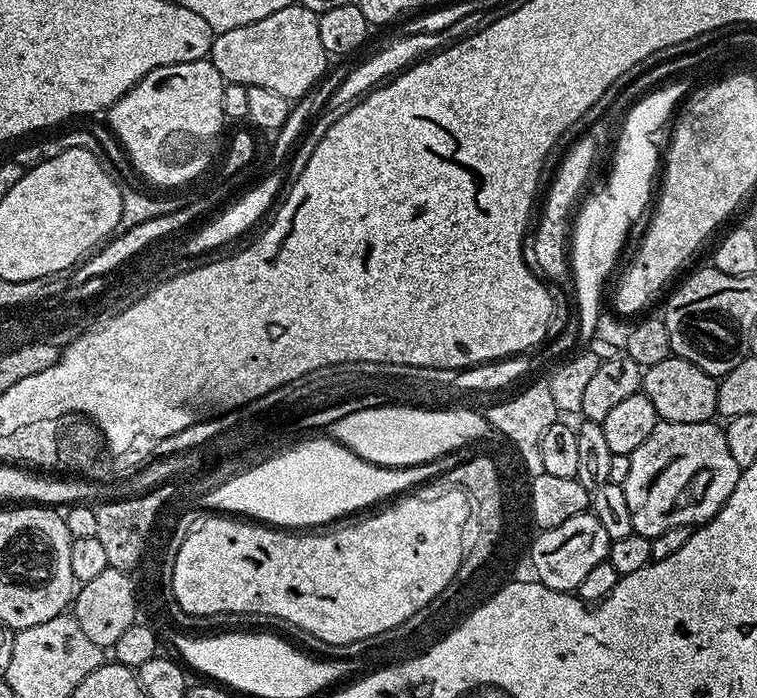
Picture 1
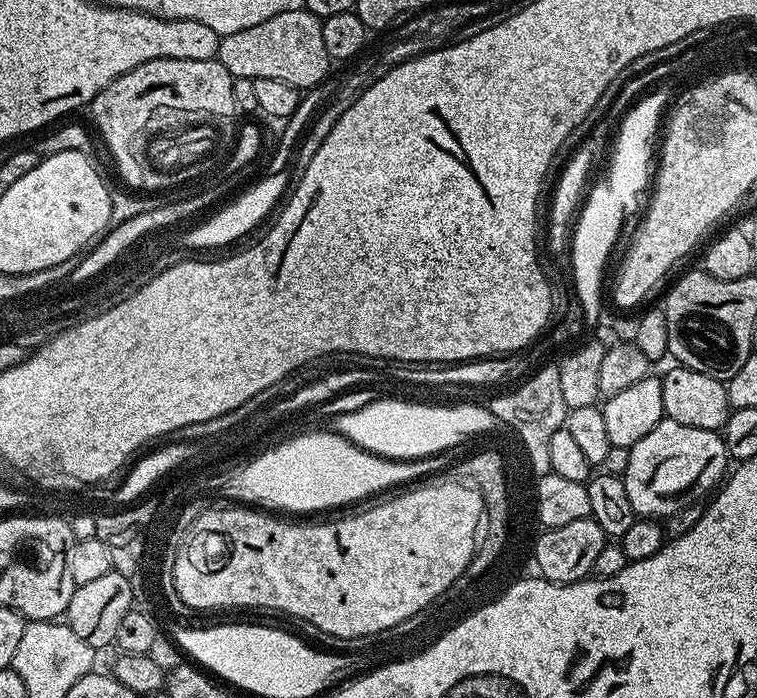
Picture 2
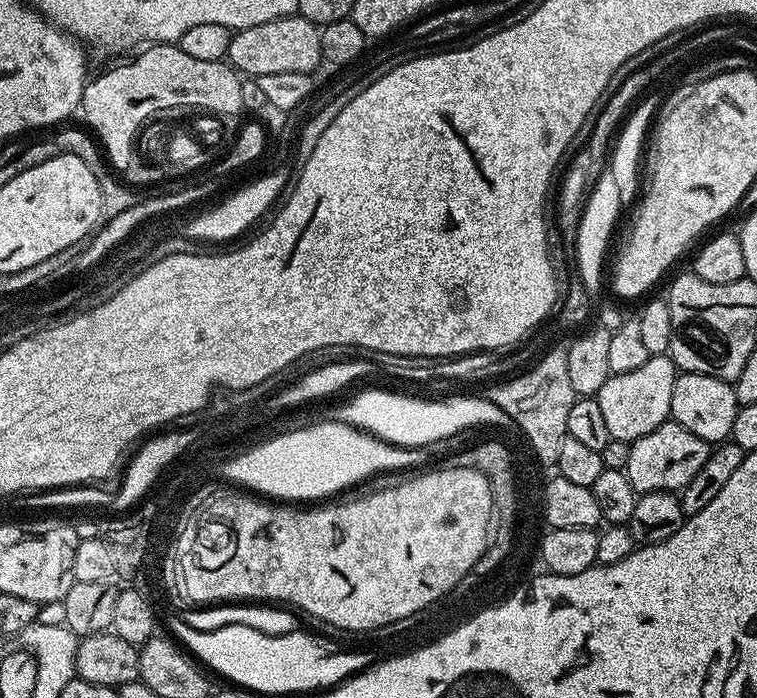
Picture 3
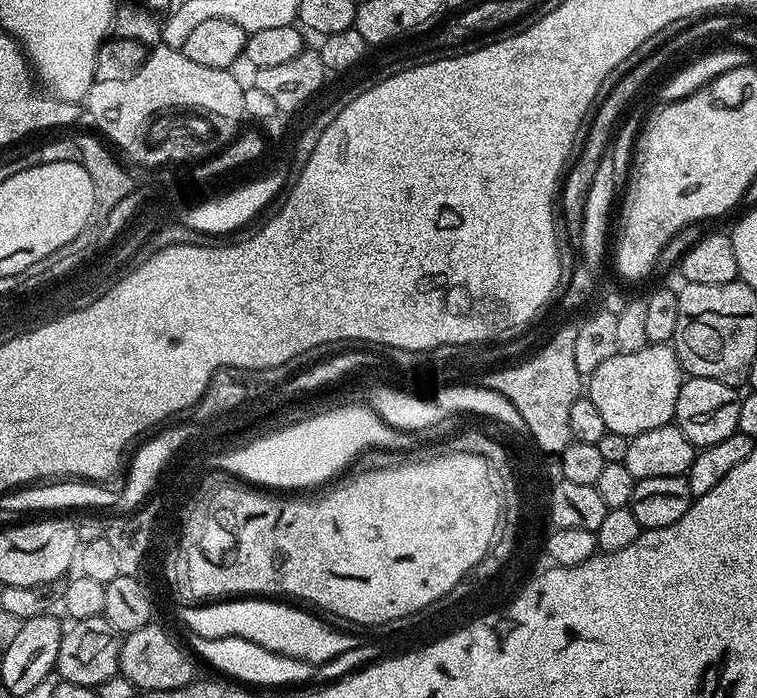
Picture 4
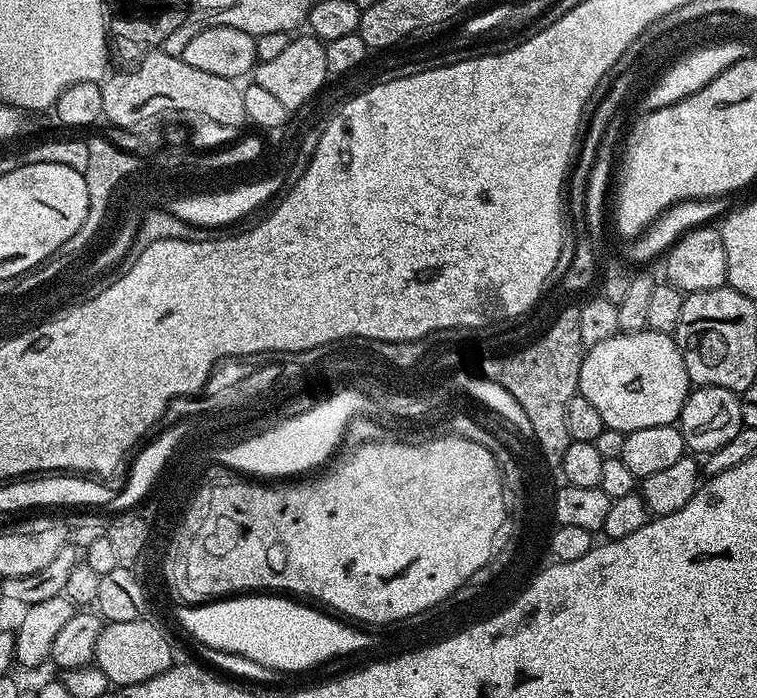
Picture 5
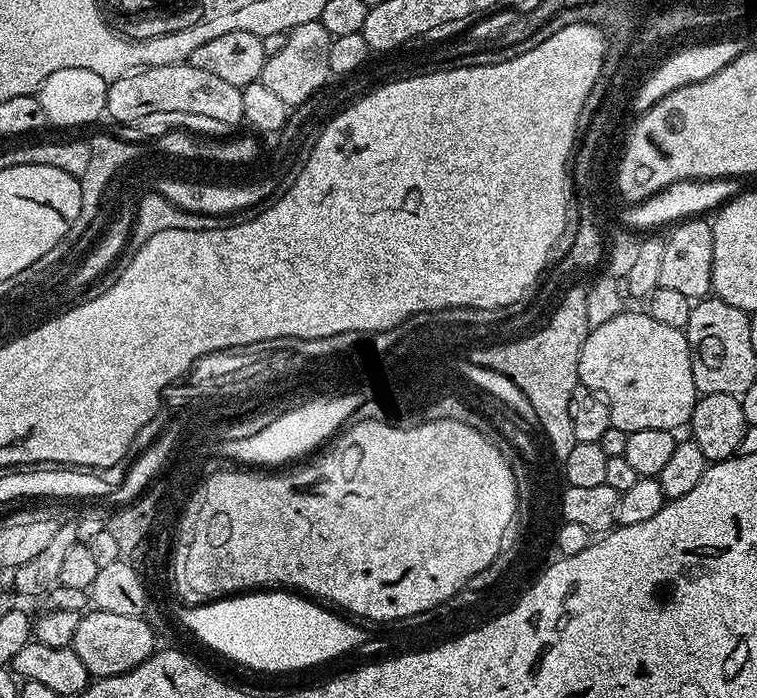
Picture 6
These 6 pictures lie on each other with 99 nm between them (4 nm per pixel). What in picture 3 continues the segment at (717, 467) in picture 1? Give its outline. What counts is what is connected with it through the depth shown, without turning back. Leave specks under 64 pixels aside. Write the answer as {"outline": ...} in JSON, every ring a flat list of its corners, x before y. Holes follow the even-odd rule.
{"outline":[[669,418,650,434,642,434,642,438,631,441,630,462,626,469,630,482,638,494,646,492,679,493,692,481,694,474,706,466,706,458,710,445,698,434,690,434,686,426,677,424]]}

